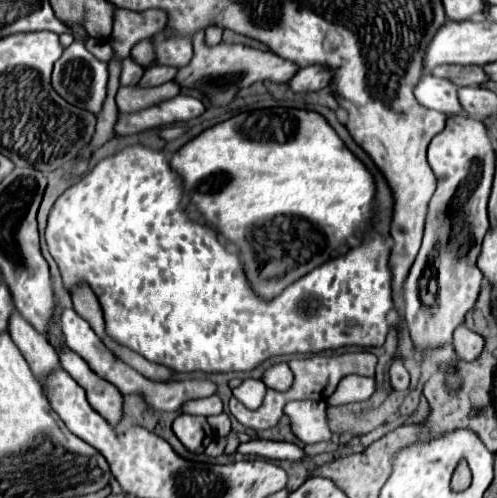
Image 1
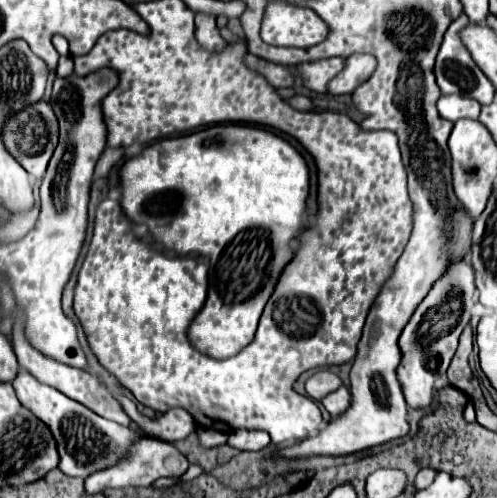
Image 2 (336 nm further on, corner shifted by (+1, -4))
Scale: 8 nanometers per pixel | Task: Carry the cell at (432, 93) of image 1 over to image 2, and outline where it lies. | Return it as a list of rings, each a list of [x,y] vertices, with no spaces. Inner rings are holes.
[[[447,94],[447,96],[439,98],[437,110],[445,120],[455,122],[459,118],[477,118],[481,112],[481,104],[473,98],[467,98],[467,96]]]

